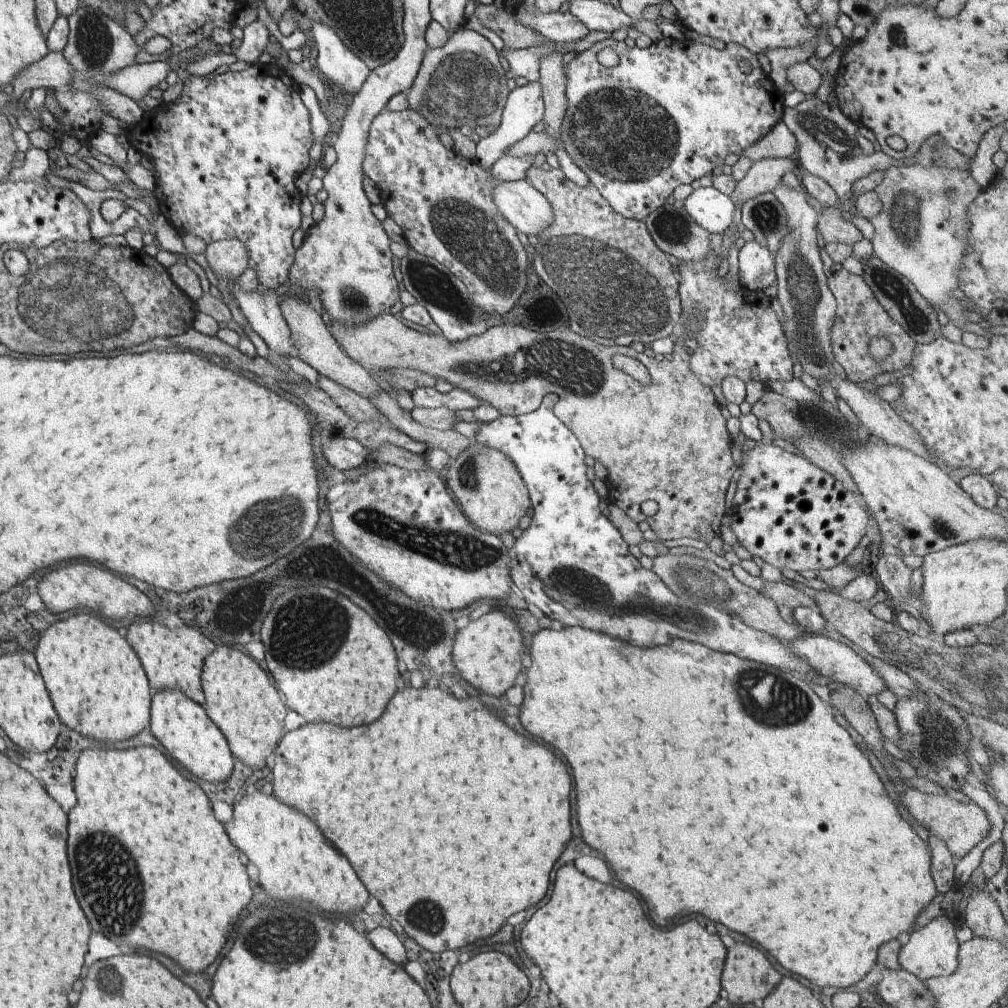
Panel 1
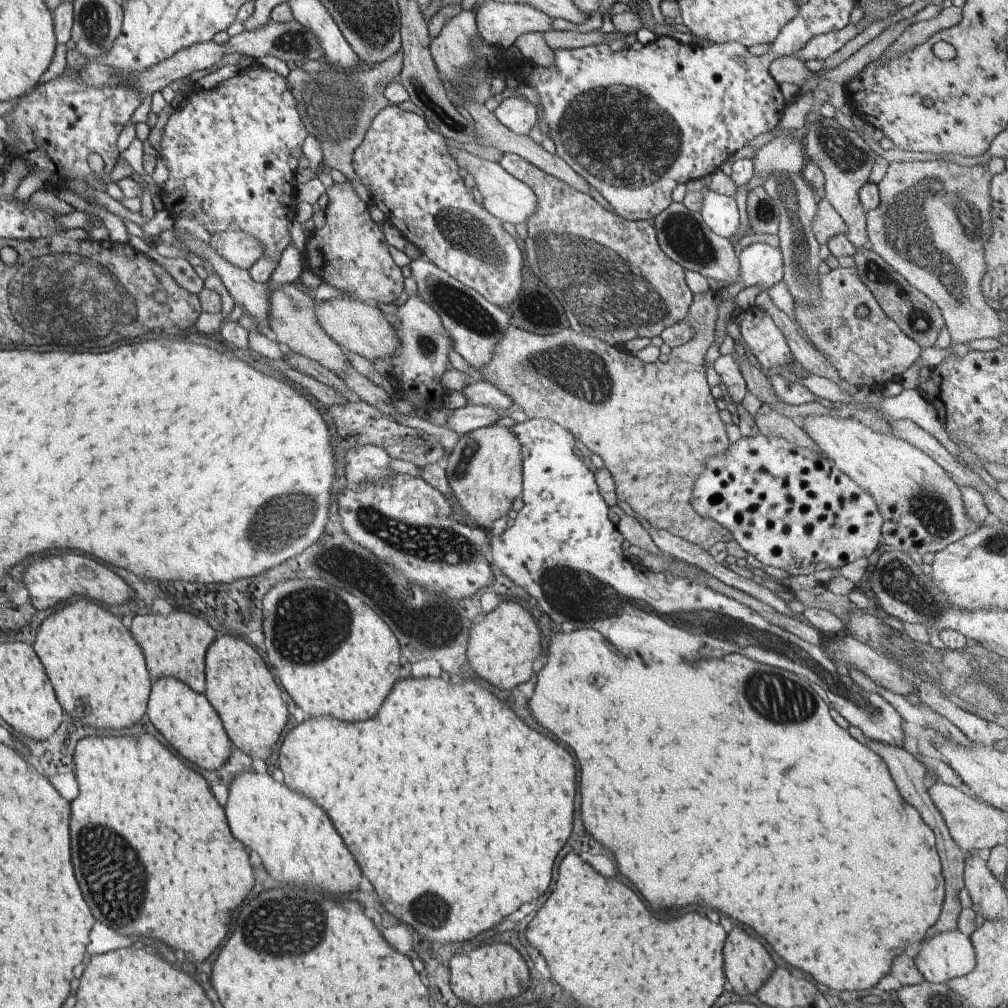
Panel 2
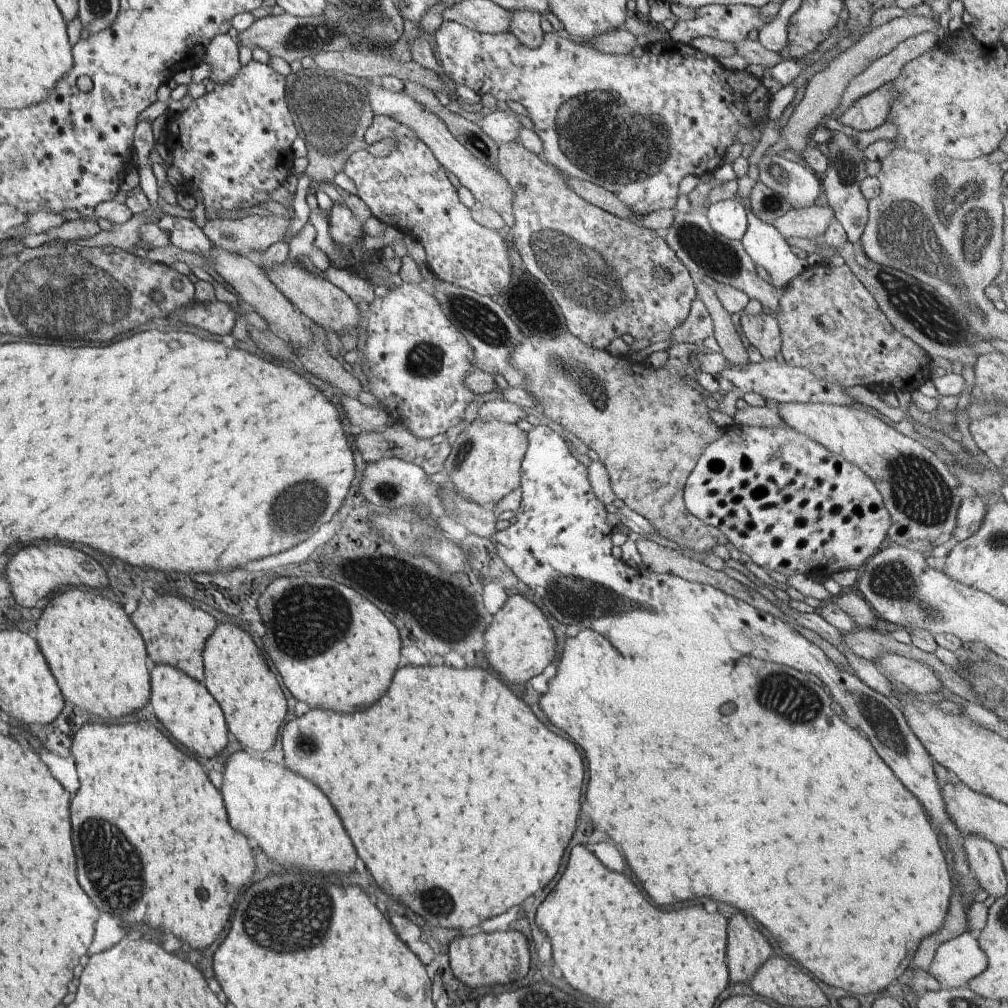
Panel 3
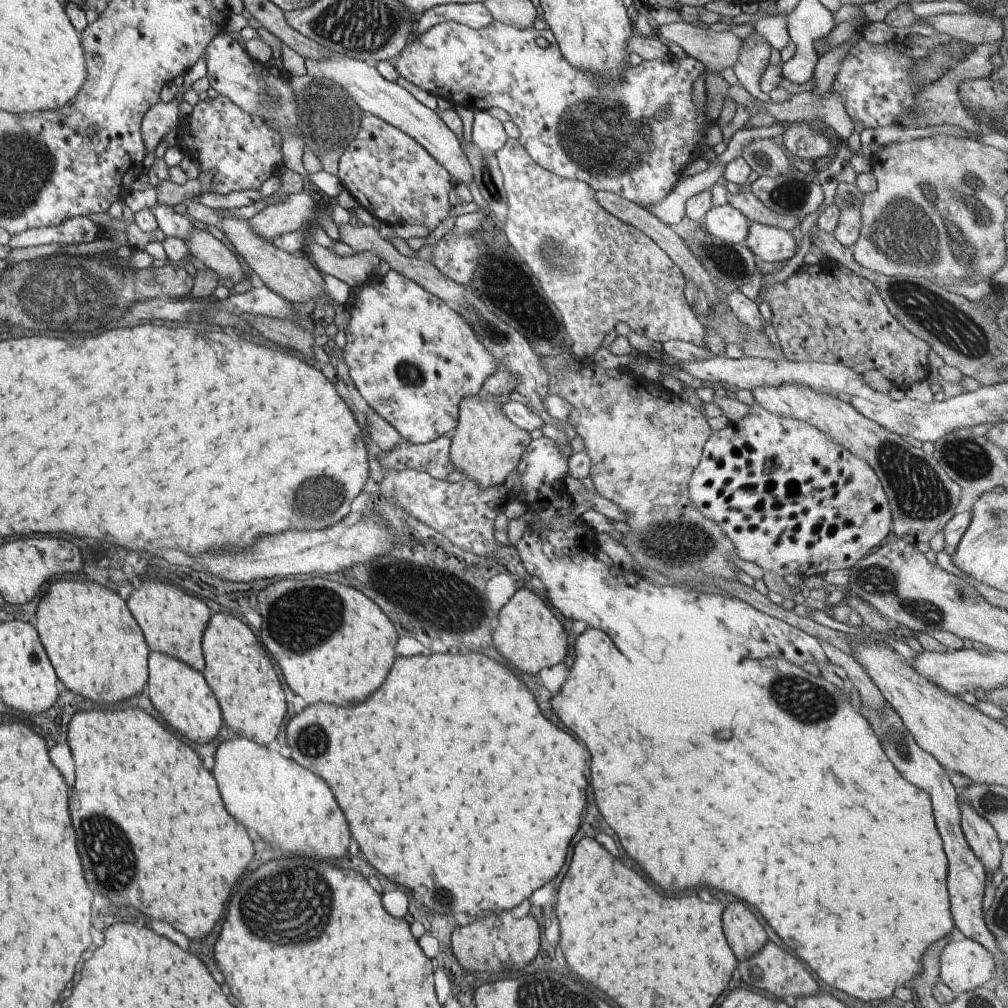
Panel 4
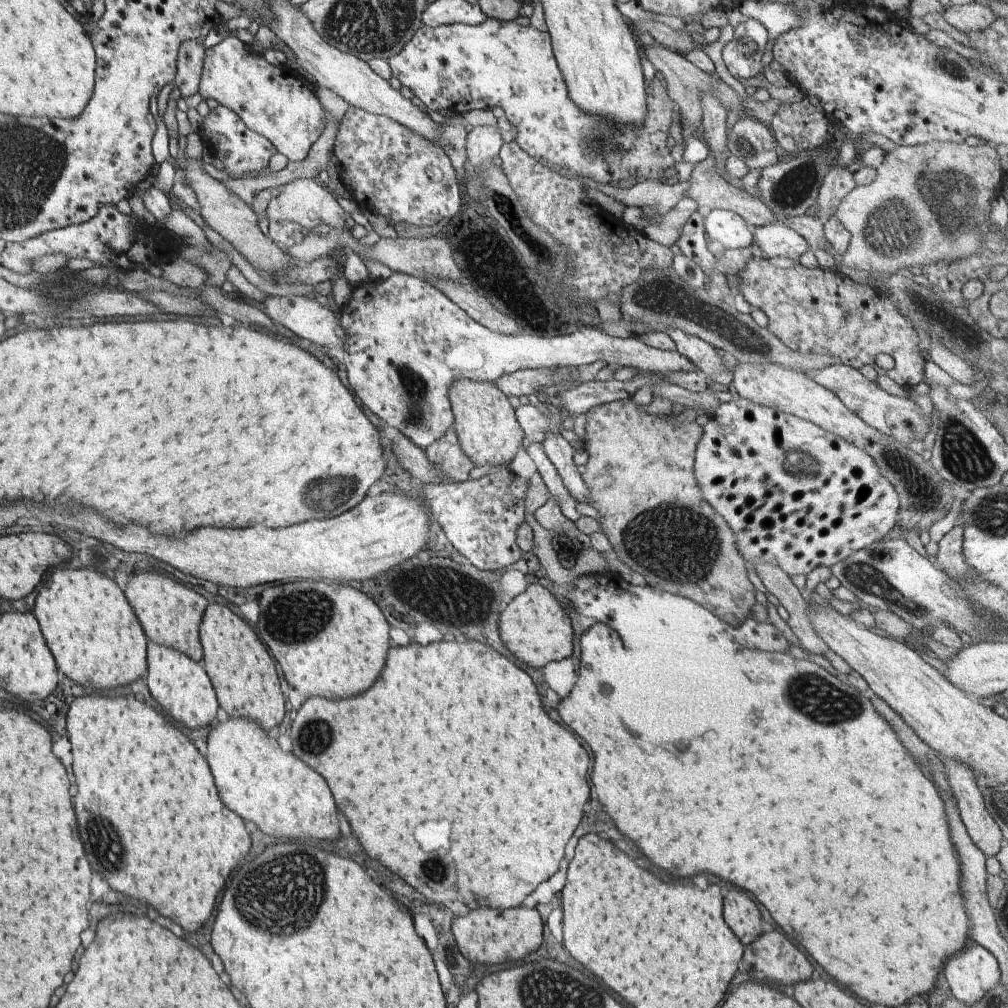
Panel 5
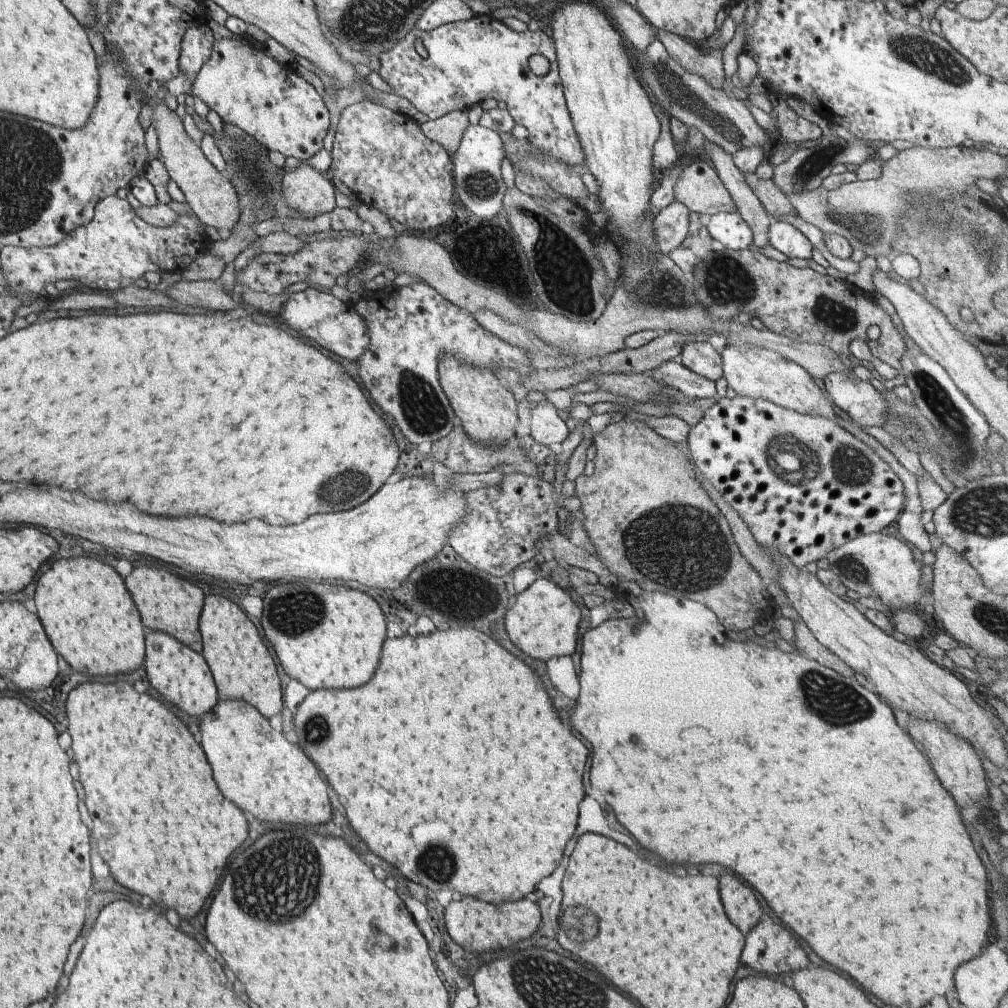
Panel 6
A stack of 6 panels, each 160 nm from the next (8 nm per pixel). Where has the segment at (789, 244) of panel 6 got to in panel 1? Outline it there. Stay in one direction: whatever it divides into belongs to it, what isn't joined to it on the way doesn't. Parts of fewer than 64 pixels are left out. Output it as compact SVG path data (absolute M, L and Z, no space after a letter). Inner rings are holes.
M755 240L748 241L739 250L739 280L751 291L765 291L777 281L775 257Z

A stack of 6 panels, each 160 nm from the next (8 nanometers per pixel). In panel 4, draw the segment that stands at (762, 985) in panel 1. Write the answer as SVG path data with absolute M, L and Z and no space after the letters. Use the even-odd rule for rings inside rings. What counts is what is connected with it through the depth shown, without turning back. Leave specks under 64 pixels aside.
M732 902L723 912L724 936L738 962L760 952L769 941L766 930L744 902Z

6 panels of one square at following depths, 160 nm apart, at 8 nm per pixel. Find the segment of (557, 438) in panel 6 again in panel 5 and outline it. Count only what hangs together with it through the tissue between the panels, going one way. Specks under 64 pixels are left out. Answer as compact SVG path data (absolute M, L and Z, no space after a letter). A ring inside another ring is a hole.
M530 403L515 408L517 421L525 432L527 443L542 443L548 433L559 431L564 415L554 409L550 413L550 416L546 416Z

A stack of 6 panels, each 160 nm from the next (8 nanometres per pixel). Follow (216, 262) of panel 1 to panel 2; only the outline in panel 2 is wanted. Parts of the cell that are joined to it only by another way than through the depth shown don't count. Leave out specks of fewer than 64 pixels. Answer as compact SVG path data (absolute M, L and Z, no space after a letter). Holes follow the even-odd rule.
M223 230L213 234L209 244L224 260L247 271L265 252L261 243L246 231Z

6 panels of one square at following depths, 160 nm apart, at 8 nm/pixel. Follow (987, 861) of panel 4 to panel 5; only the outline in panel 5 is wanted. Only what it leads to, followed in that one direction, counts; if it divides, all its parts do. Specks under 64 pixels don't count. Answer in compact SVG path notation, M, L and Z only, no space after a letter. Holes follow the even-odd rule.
M940 757L947 770L947 779L950 783L953 797L959 808L959 815L966 827L968 836L972 842L985 854L986 858L996 856L1001 849L1003 834L1000 827L994 822L994 819L987 813L986 805L981 793L981 789L976 785L975 777L977 776L969 766L954 759Z

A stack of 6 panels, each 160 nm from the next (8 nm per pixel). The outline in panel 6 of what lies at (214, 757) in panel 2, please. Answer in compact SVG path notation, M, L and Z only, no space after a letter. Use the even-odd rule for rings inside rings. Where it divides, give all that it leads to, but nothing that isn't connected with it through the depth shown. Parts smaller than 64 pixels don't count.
M148 631L145 668L150 684L170 704L178 706L191 717L203 717L219 701L215 680L204 656L172 635L160 631Z

